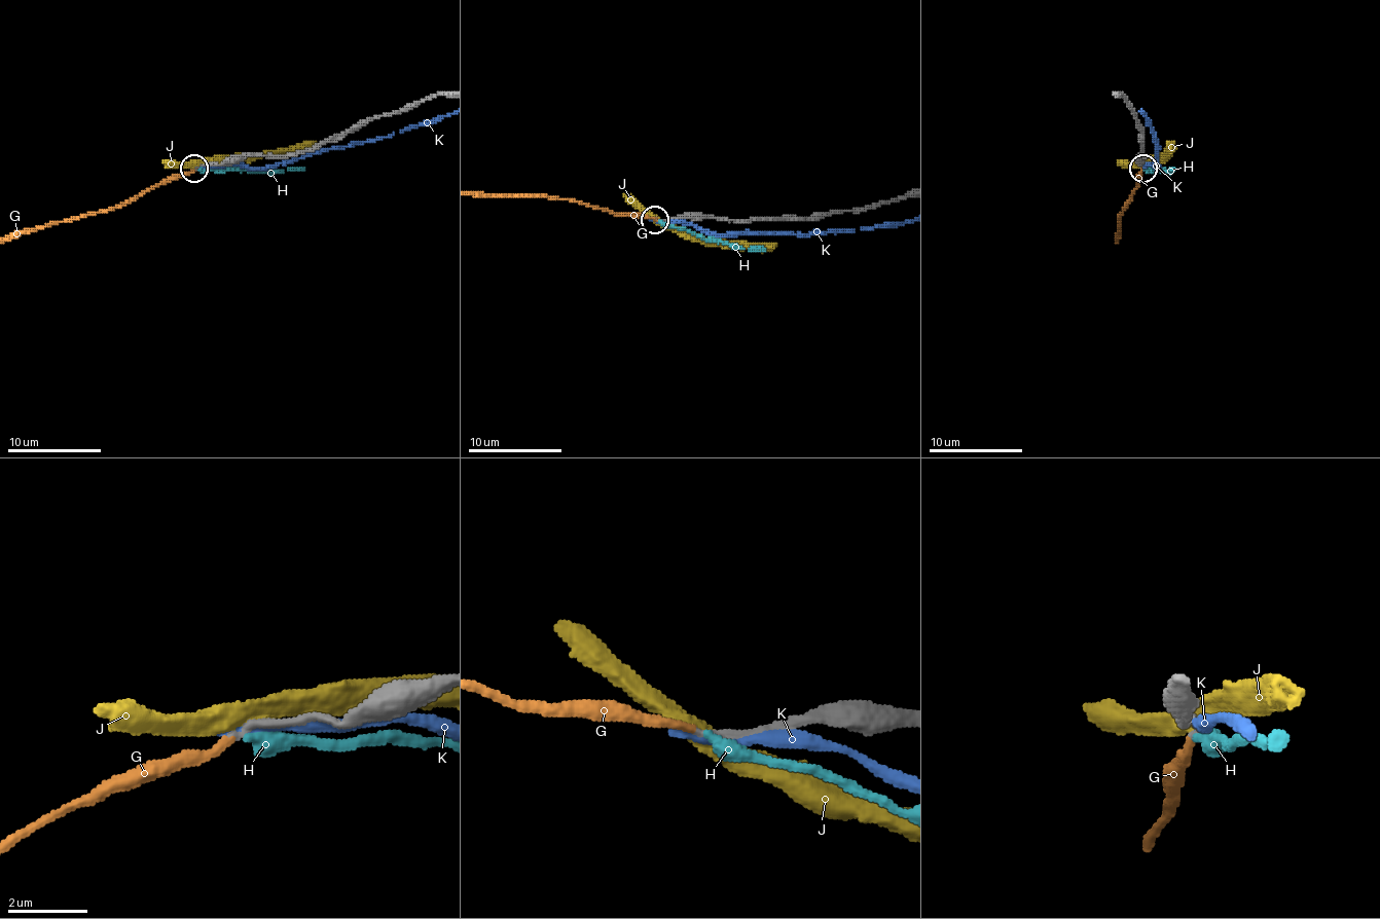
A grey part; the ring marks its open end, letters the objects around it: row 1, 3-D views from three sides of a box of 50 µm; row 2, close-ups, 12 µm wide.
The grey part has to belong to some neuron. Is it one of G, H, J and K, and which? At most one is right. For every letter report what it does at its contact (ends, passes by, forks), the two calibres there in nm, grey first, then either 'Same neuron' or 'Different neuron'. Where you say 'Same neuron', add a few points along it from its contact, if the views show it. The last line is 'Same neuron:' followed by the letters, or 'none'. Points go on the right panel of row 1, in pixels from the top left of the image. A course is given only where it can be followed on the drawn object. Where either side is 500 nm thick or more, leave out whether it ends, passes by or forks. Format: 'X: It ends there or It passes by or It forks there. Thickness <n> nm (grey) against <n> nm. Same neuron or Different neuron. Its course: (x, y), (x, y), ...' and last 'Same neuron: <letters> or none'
G: It ends there. Thickness 190 nm (grey) against 190 nm. Same neuron
H: It ends there. Thickness 260 nm (grey) against 480 nm. Different neuron
J: It passes by. Thickness 260 nm (grey) against 480 nm. Different neuron
K: It passes by. Thickness 200 nm (grey) against 240 nm. Different neuron
Same neuron: G

